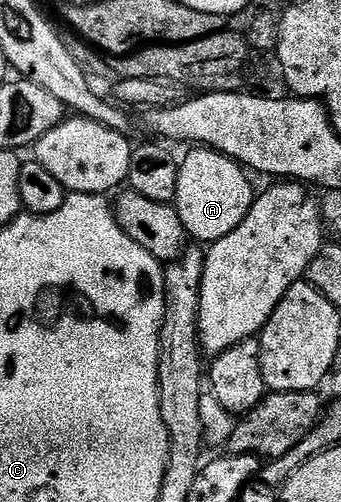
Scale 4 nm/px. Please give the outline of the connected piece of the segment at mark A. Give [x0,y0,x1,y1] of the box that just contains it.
[174,146,256,246]

